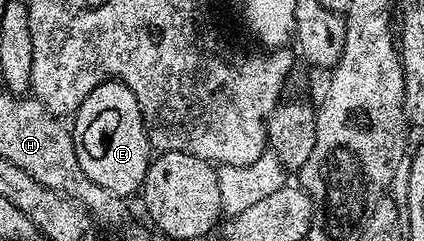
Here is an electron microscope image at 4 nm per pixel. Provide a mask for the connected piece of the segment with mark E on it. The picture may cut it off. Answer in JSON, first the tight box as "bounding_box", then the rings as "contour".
{"bounding_box":[72,79,152,197],"contour":[[[117,79],[96,85],[72,116],[72,134],[80,169],[84,169],[100,189],[108,189],[115,197],[127,197],[141,188],[152,162],[152,148],[140,105],[128,85]]]}

